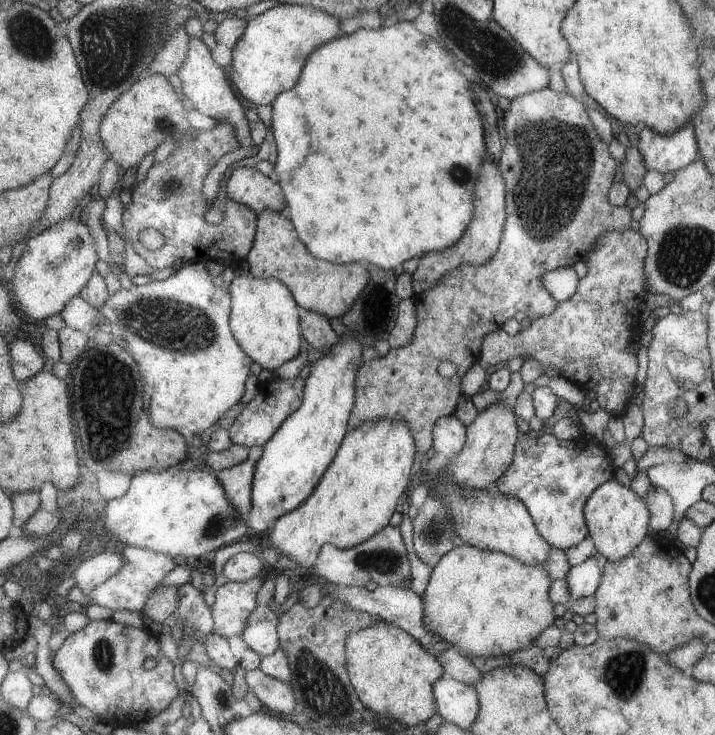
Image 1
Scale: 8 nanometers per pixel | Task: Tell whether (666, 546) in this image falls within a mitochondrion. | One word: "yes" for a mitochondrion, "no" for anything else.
no

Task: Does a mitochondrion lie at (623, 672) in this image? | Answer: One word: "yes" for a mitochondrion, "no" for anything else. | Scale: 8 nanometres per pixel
yes

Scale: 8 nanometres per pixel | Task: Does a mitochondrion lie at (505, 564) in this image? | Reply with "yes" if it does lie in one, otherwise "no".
no

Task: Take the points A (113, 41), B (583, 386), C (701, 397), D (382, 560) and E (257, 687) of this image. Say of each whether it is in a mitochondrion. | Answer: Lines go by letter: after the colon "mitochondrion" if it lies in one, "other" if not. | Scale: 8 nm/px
A: mitochondrion
B: other
C: other
D: mitochondrion
E: other

